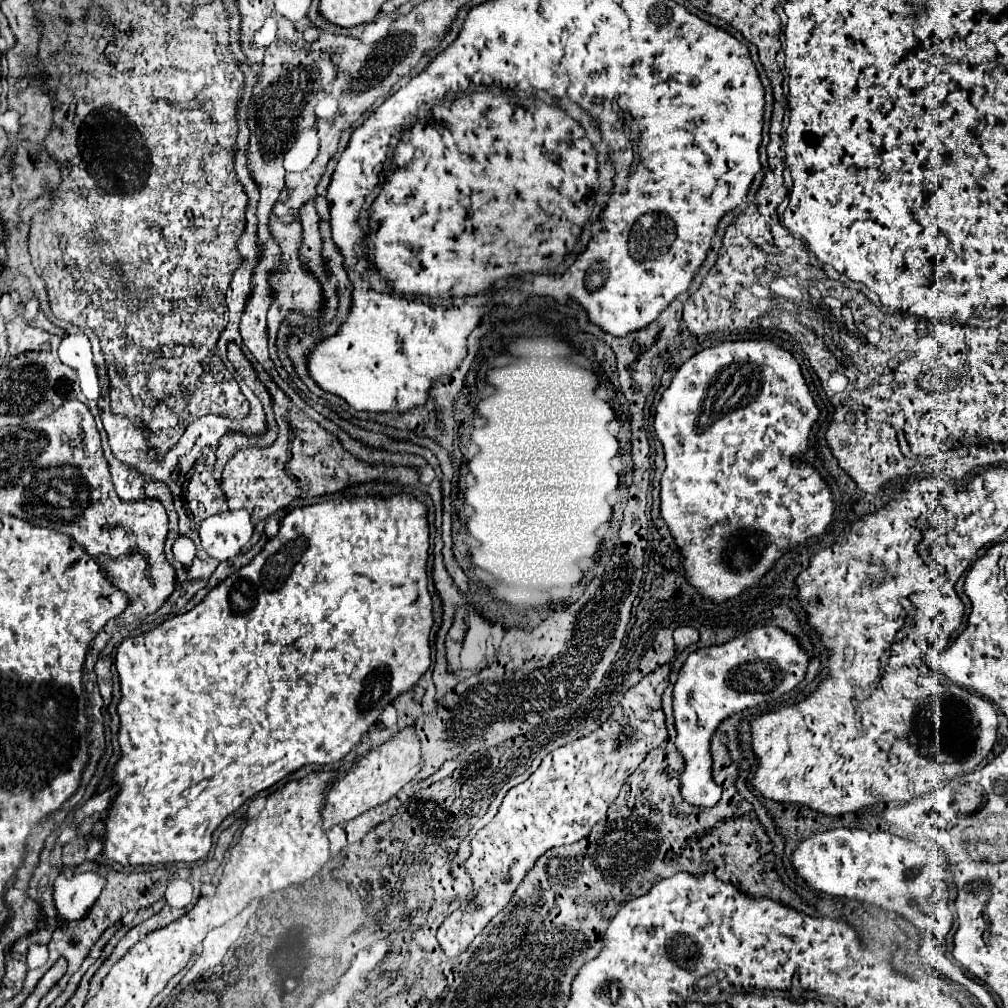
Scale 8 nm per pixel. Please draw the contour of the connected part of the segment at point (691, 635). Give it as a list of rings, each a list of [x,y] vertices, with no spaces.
[[[678,627],[674,631],[674,643],[676,643],[676,651],[684,651],[688,645],[698,641],[698,631],[694,627]]]

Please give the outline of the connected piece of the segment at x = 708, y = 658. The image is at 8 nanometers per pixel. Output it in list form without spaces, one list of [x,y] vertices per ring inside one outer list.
[[[774,625],[756,627],[724,645],[704,647],[688,655],[674,685],[674,719],[678,731],[676,747],[686,761],[686,769],[680,777],[680,791],[688,803],[712,807],[720,799],[722,789],[710,775],[710,739],[716,727],[734,713],[778,699],[792,691],[804,679],[808,665],[810,653],[800,647],[792,633]]]

